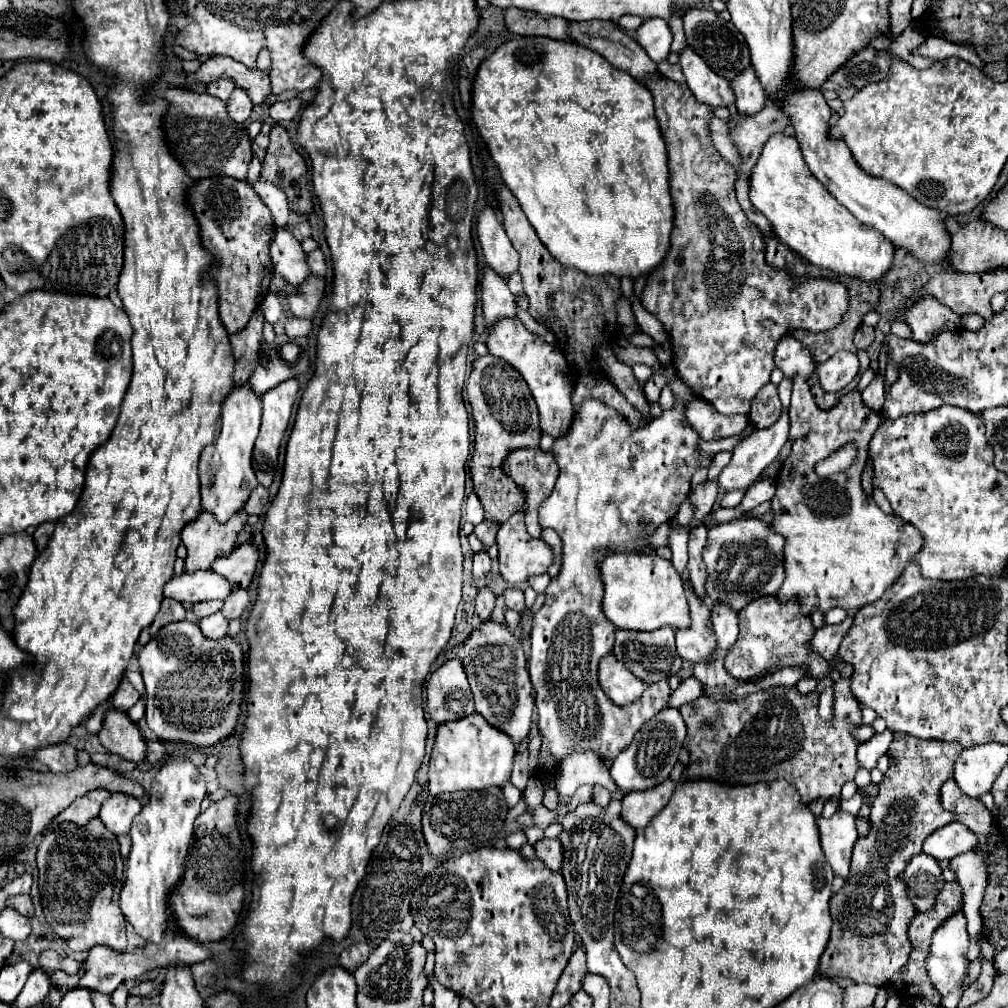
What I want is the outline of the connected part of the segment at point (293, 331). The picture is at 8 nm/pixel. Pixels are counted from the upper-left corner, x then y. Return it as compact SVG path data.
M289 316L285 320L285 334L289 338L297 338L297 336L309 336L311 332L311 320L305 320L305 318L295 318L295 316Z

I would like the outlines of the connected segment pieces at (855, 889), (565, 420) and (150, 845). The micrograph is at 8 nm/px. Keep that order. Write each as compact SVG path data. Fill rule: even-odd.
M893 734L893 742L887 750L889 770L879 782L879 794L871 806L871 830L867 836L857 838L849 878L845 886L831 896L829 912L833 928L831 940L819 960L819 976L883 986L907 964L911 952L907 928L915 916L915 906L907 900L903 872L907 860L921 854L923 840L955 820L939 802L939 786L953 776L953 762L961 750L963 746L955 742ZM893 776L897 776L897 780L893 780Z
M517 318L515 320L501 320L499 324L493 324L491 328L487 328L485 344L491 354L509 362L525 378L525 382L537 402L537 408L539 408L541 430L553 438L559 438L563 432L567 432L567 428L573 422L575 410L571 404L573 386L565 378L567 360L565 360L561 348L557 344L547 344L541 336L529 332L521 324L521 320L517 320Z
M171 758L155 774L147 794L149 800L133 820L129 832L131 852L119 904L125 920L145 942L161 942L167 924L173 920L167 898L171 888L175 888L183 878L183 864L193 836L193 822L201 812L205 794L205 780L199 768L189 758Z

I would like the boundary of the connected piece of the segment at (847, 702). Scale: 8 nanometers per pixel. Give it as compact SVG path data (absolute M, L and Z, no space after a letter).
M773 686L769 690L759 690L751 696L745 696L743 700L733 702L699 698L691 704L681 706L679 712L687 724L687 740L683 742L683 748L687 748L691 756L689 768L683 778L709 778L723 784L751 784L785 778L799 790L803 804L809 804L817 798L829 800L833 796L839 796L841 786L853 780L855 772L859 770L855 758L859 742L851 736L851 726L861 724L861 712L857 700L851 696L851 688L833 688L835 720L821 720L817 714L817 706L817 690L801 694L795 686Z

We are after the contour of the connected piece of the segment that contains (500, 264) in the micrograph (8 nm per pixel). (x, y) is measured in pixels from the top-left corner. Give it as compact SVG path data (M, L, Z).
M485 206L477 218L477 238L485 256L485 262L501 276L511 276L519 266L519 252L515 252L511 240L505 234L493 208Z

